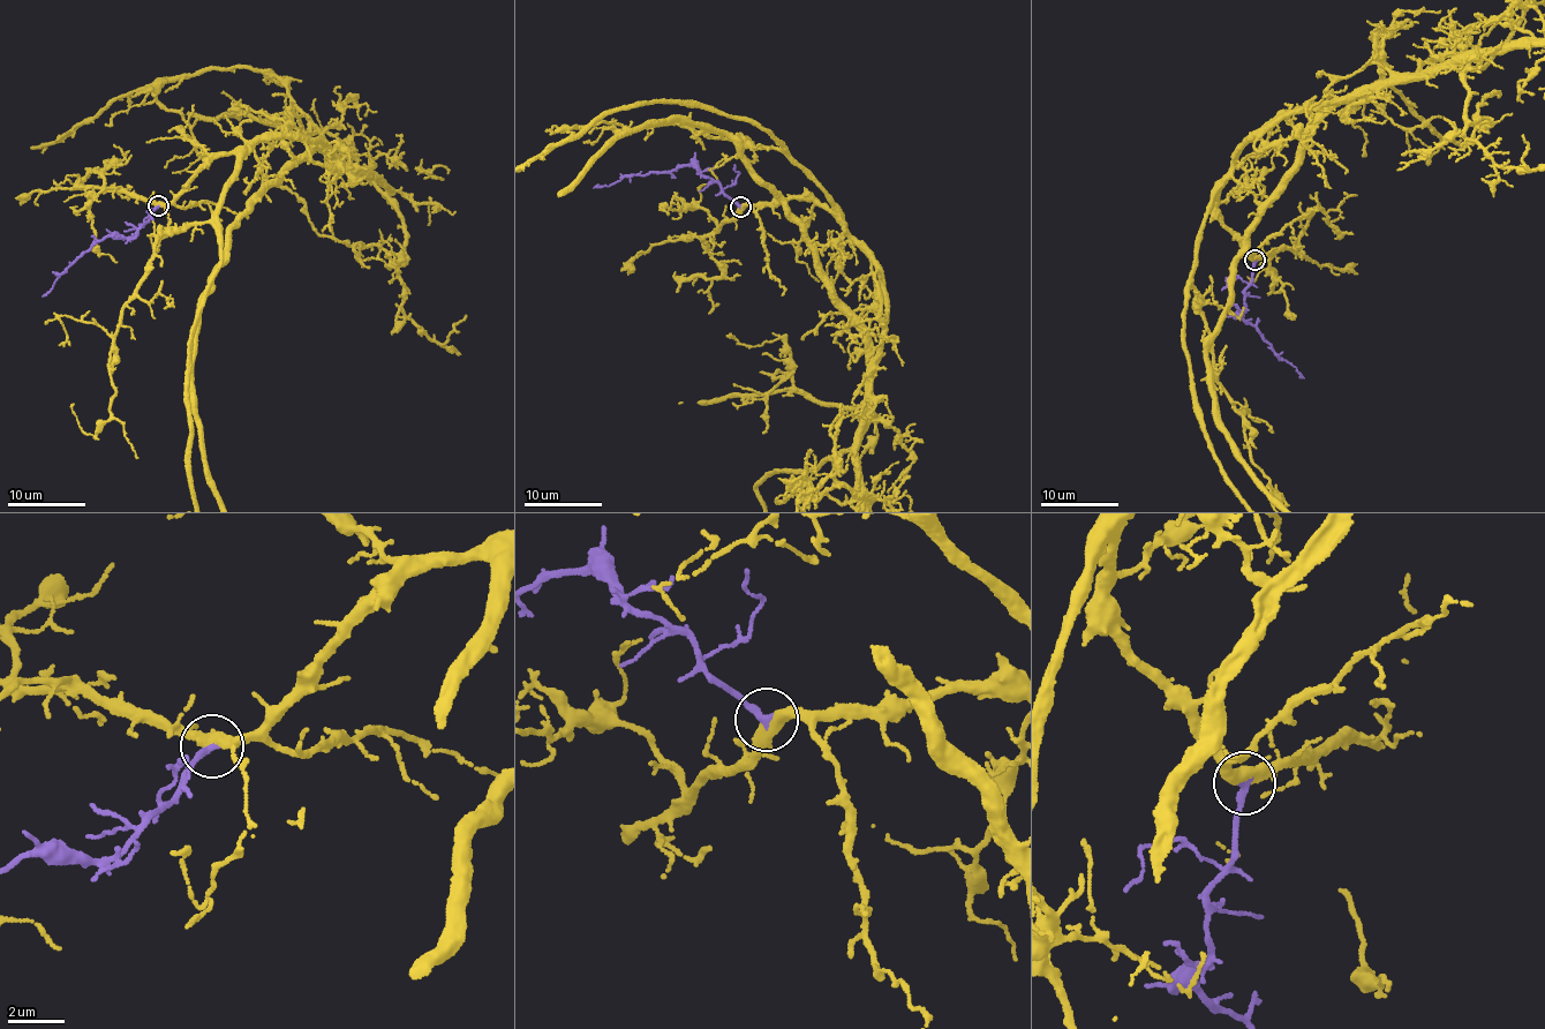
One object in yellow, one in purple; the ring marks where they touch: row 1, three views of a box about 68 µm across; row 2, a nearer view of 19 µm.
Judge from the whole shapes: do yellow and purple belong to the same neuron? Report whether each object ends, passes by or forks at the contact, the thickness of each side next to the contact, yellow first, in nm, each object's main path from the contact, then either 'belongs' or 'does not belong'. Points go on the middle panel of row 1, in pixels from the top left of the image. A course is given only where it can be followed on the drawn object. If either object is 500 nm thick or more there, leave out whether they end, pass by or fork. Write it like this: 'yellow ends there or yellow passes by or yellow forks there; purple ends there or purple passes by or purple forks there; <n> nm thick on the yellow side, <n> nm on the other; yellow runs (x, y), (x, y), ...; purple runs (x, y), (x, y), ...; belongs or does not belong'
yellow passes by; purple ends there; 440 nm thick on the yellow side, 240 nm on the other; yellow runs (740, 207), (811, 198), (881, 276), (851, 451), (756, 488); purple runs (740, 207), (690, 165), (623, 175), (593, 188); belongs

